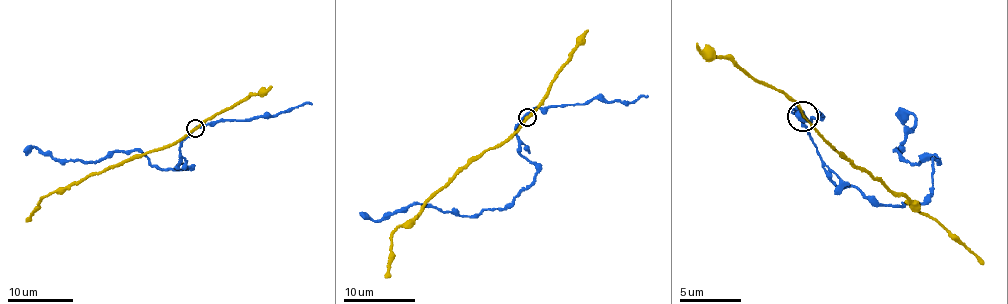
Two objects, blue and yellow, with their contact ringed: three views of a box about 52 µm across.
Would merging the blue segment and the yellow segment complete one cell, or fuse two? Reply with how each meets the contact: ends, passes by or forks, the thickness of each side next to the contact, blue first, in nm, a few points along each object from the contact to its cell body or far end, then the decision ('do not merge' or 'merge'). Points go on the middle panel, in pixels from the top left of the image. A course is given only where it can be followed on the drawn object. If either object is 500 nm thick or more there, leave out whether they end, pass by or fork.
blue passes by | yellow passes by | 170/240 nm | blue via (527, 116), (516, 128), (535, 179), (503, 209), (460, 216), (409, 205), (375, 221), (359, 213) | yellow via (527, 118), (507, 140), (473, 156), (432, 192), (416, 217), (399, 224), (392, 235), (393, 259), (385, 277) | do not merge

